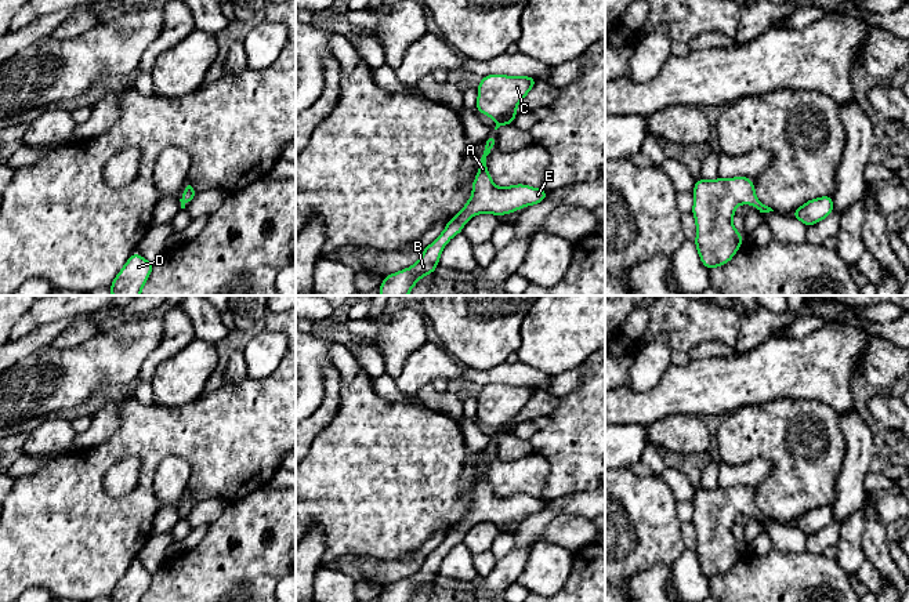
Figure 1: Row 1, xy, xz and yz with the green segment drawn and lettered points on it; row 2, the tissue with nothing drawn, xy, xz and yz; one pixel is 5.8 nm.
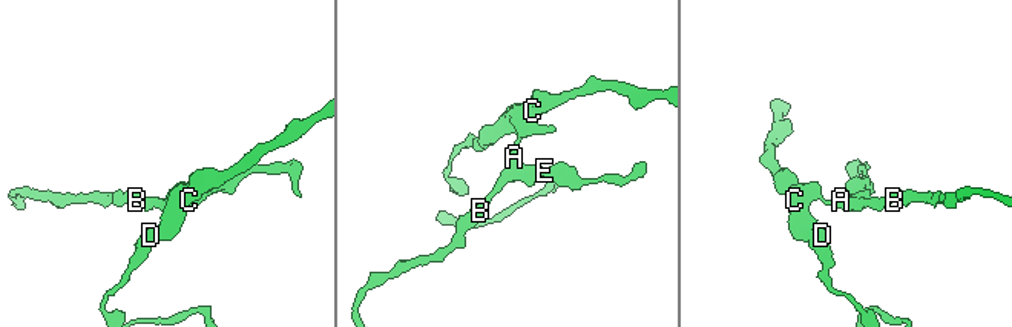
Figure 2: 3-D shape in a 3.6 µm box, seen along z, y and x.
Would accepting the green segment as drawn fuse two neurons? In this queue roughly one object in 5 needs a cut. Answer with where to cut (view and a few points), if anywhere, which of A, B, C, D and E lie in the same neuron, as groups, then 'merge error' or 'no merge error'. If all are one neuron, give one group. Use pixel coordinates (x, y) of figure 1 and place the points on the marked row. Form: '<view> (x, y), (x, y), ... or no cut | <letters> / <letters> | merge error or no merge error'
no cut | A B C D E | no merge error

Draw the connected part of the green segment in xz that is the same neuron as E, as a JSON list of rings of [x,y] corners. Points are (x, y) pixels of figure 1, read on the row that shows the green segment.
[[[492,134],[485,141],[485,150],[481,157],[478,174],[472,181],[472,193],[466,206],[445,226],[443,232],[423,250],[423,255],[410,268],[384,276],[379,291],[381,295],[408,295],[416,282],[428,273],[435,272],[443,247],[460,233],[466,222],[477,214],[504,215],[522,207],[537,204],[547,197],[542,188],[532,188],[524,184],[506,188],[496,186],[488,173],[486,156],[496,145]]]

